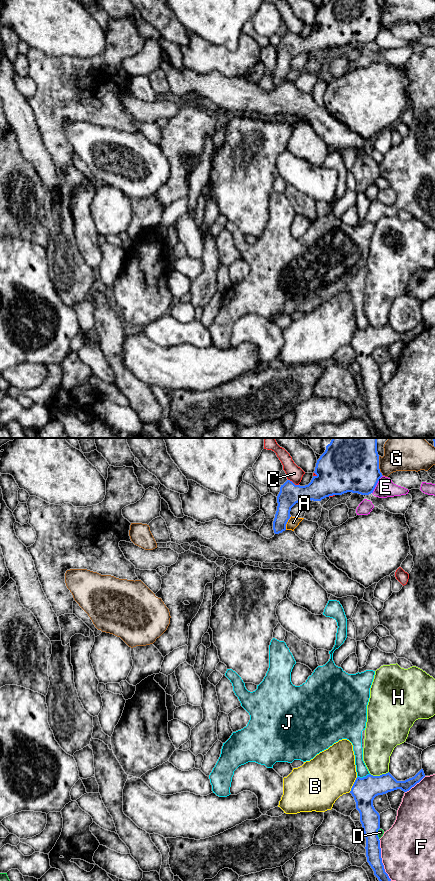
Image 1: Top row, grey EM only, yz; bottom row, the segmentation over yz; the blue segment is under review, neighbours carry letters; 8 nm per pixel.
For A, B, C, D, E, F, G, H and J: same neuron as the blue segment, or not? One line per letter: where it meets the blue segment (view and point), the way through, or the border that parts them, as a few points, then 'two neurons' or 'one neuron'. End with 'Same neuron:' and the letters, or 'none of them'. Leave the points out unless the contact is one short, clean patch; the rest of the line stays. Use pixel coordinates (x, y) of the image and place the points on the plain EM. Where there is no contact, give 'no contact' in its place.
A: contact yz (286, 75); two neurons
B: contact yz (353, 336); two neurons
C: contact yz (292, 34); two neurons
D: contact yz (377, 385); border yz (379, 380), (378, 390); two neurons
E: contact yz (376, 36); two neurons
F: contact yz (381, 412); two neurons
G: contact yz (378, 18); two neurons
H: contact yz (380, 327); two neurons
J: contact yz (363, 329); border yz (369, 325), (365, 328), (357, 329); two neurons
Same neuron: none of them

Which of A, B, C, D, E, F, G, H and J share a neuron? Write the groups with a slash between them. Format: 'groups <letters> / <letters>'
groups A / B / C / D / E / F / G / H / J

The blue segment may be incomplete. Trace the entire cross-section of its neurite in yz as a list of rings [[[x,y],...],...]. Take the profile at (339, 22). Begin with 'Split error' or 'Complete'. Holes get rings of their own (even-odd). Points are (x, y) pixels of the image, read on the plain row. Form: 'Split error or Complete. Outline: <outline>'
Complete. Outline: [[[326,0],[317,12],[314,25],[316,27],[308,37],[295,37],[290,32],[281,37],[277,48],[277,63],[273,73],[275,86],[286,82],[286,76],[291,69],[291,60],[296,55],[305,51],[321,53],[326,49],[342,47],[347,44],[369,47],[373,45],[379,31],[383,28],[379,21],[377,0]]]

